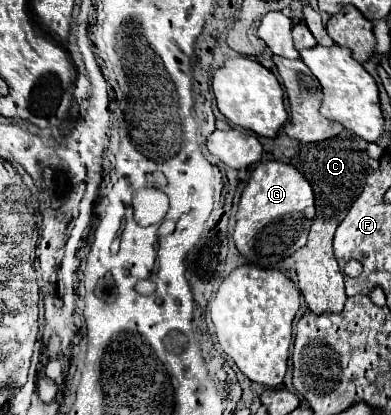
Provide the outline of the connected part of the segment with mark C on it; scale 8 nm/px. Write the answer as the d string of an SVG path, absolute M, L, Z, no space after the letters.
M343 131L341 135L329 141L301 145L299 163L295 167L307 177L307 181L311 183L315 191L317 213L315 213L305 247L301 247L293 257L295 257L299 289L307 301L307 307L313 313L329 313L329 311L339 313L347 299L345 287L343 287L343 275L333 255L333 233L337 225L343 221L343 217L347 215L353 201L359 197L361 187L365 183L367 169L369 169L369 157L365 151L367 145L369 143L361 141L357 135L349 131Z

